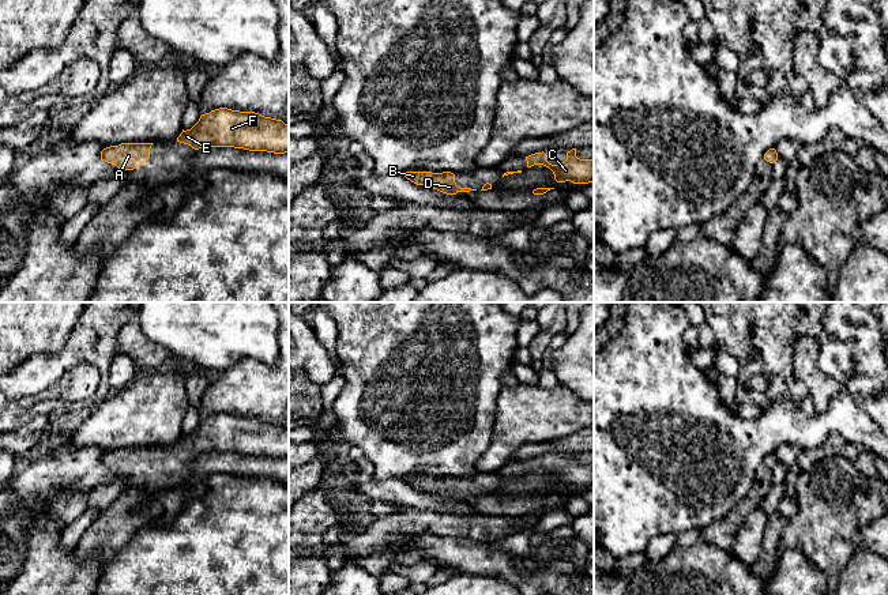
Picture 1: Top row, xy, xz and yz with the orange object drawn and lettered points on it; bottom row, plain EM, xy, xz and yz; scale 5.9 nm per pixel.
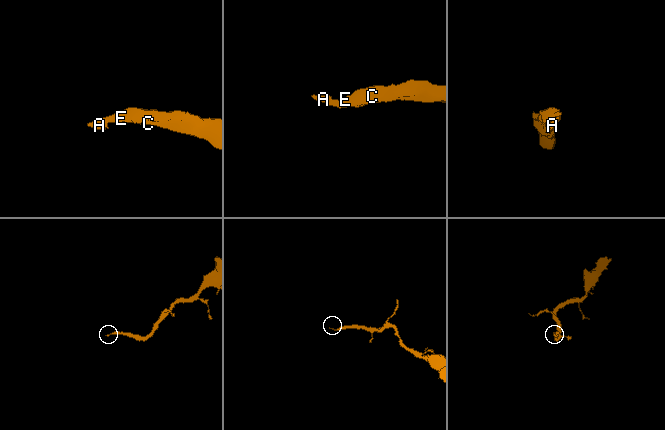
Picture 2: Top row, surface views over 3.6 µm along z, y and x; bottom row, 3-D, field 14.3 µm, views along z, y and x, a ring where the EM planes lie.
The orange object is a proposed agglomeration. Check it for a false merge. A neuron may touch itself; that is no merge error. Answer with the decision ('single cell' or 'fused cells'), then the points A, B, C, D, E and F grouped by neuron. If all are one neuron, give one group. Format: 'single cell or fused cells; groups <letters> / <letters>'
single cell; groups A B C D E F

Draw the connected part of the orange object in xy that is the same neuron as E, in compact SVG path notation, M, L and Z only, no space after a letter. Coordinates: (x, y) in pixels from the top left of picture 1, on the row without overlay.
M219 413L202 419L191 434L183 434L177 447L195 455L234 452L285 459L289 457L289 429L255 417Z

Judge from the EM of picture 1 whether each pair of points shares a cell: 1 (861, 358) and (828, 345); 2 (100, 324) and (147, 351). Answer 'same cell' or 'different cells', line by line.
1: same cell
2: different cells

